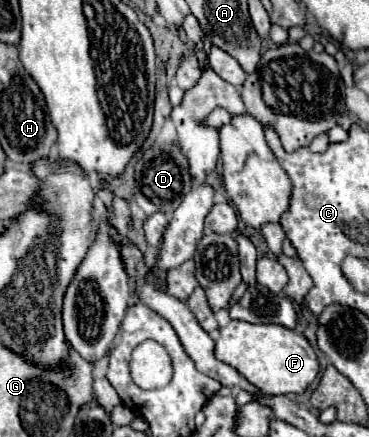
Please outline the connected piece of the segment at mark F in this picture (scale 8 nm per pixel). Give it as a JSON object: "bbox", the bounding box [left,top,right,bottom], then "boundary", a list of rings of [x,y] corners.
{"bbox":[215,321,319,395],"boundary":[[[229,321],[219,331],[221,331],[221,335],[215,341],[215,357],[219,361],[231,365],[233,369],[237,369],[251,385],[255,385],[265,395],[293,395],[293,393],[299,395],[315,381],[315,377],[319,373],[319,363],[317,363],[317,355],[315,355],[313,347],[297,331],[291,331],[281,325],[273,325],[273,323],[271,325],[253,325],[247,321]]]}

